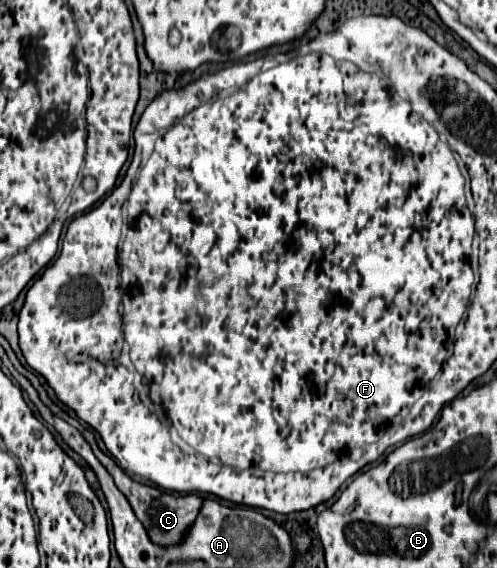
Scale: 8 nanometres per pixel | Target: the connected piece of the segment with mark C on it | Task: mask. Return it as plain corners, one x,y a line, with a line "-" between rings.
61,412
59,416
65,418
71,426
75,426
75,428
83,434
83,438
91,444
91,448
93,448
95,456
99,458
99,462
101,462
101,464
109,470
109,474
115,478
117,488
127,496
127,500
129,500
135,516
137,516
137,518
141,520
141,524
145,526
151,542
157,544
157,546
161,546
161,548
181,544
181,542
185,540
185,536
189,534
189,528
193,526
193,522
195,522
195,518
197,518
197,514
199,514
199,510
201,510
201,506
203,506
203,498
197,496
197,494
185,494
185,496
177,496
177,498
175,498
173,494
165,494
165,492
161,492
159,488
153,488
153,486
147,486
147,484
141,484
141,482
131,480
131,478
115,464
113,458
109,458
107,454
103,454
103,452
99,450
99,446
97,446
97,442
95,442
95,434
93,434
93,430
91,430
85,422
77,420
77,418
75,418
73,414
69,414
69,412

